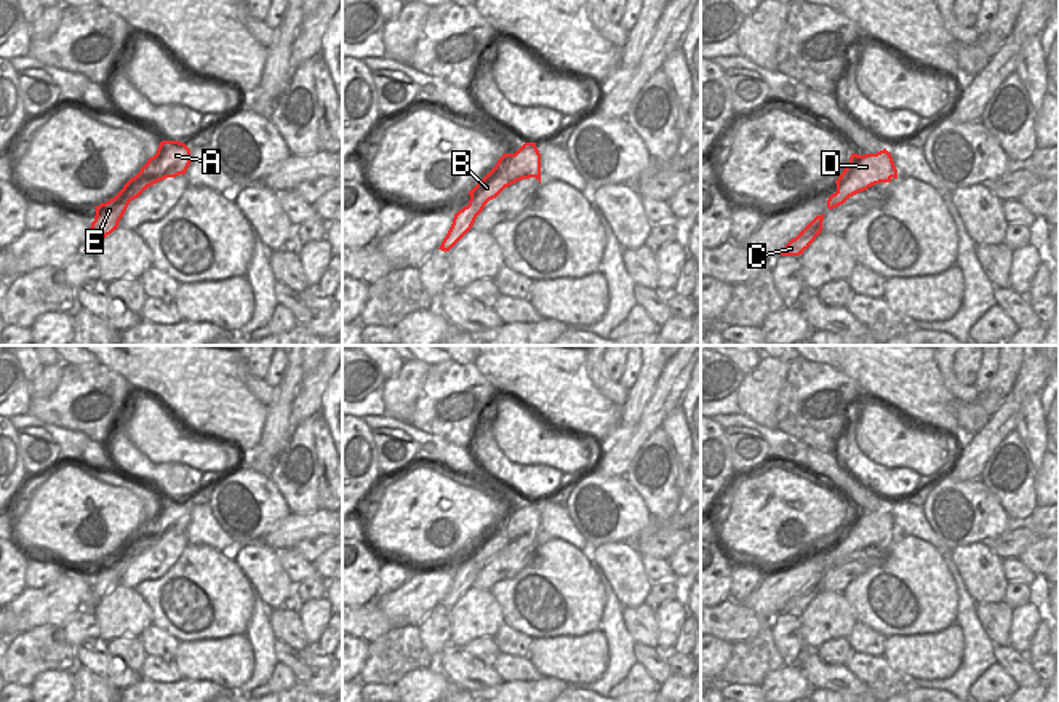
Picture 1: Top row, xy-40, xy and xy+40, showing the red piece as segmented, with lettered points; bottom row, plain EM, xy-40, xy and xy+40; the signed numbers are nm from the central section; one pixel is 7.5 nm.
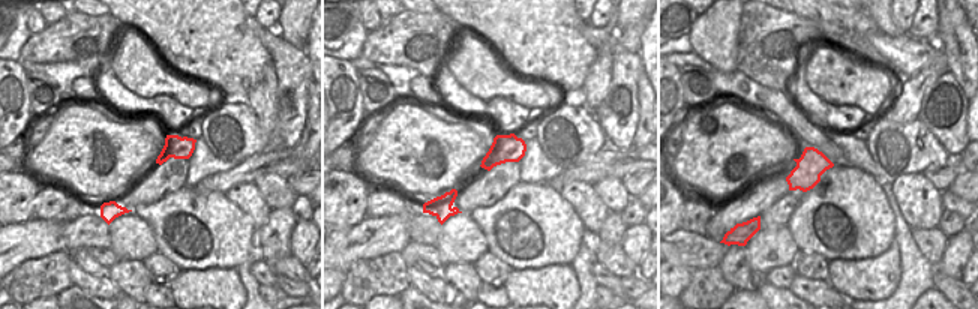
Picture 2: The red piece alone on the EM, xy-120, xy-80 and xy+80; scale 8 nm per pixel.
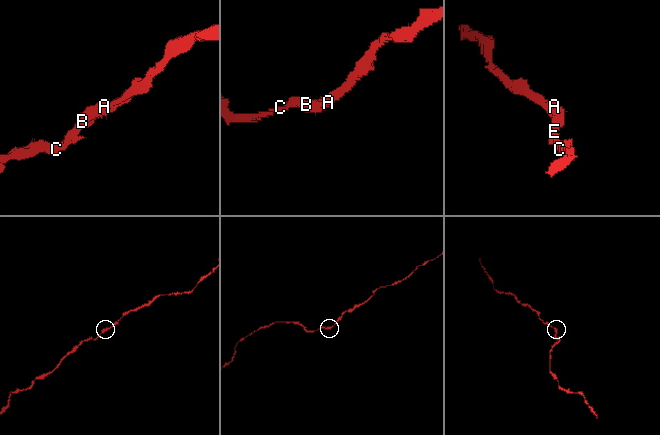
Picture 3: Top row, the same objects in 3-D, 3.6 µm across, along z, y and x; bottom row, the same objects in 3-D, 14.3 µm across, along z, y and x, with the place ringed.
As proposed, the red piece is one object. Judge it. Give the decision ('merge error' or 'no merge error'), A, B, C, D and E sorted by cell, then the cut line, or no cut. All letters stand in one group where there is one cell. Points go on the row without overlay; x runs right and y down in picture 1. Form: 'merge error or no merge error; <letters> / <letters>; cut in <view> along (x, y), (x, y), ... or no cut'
no merge error; A B C D E; no cut

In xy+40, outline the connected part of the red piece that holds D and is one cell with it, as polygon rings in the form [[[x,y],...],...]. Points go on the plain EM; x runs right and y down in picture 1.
[[[886,507],[865,513],[851,512],[849,521],[835,539],[837,550],[829,555],[827,566],[833,568],[843,563],[849,555],[875,542],[891,540],[893,536],[897,537],[897,528]]]

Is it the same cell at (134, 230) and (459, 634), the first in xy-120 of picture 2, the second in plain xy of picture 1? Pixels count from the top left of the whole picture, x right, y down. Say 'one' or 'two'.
one

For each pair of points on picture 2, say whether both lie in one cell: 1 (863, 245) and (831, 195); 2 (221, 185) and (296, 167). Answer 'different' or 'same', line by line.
1: same
2: same

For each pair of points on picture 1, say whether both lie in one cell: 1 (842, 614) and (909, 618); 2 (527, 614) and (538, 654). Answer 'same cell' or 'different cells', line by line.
1: different cells
2: different cells

